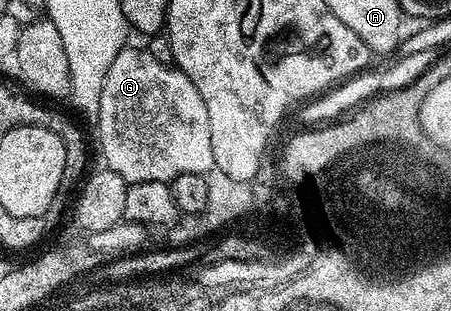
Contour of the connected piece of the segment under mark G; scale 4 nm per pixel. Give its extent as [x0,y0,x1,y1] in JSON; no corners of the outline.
[95,47,214,184]

